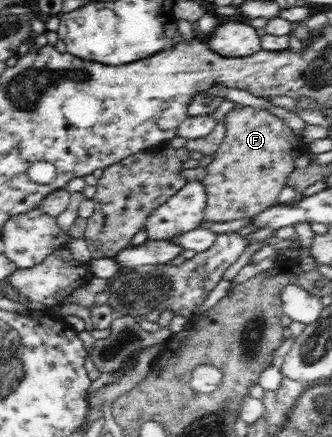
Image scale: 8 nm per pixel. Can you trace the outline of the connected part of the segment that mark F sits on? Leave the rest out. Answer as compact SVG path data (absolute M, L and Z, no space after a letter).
M234 104L223 121L225 135L219 149L211 154L213 162L204 167L206 174L201 181L207 197L204 217L218 223L253 218L278 206L278 197L297 168L298 157L308 153L308 144L268 109Z

